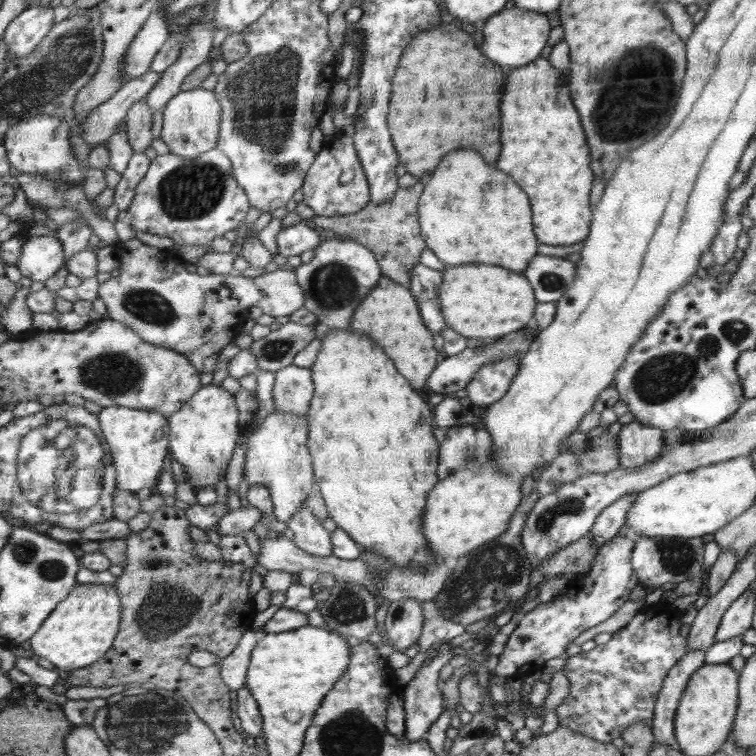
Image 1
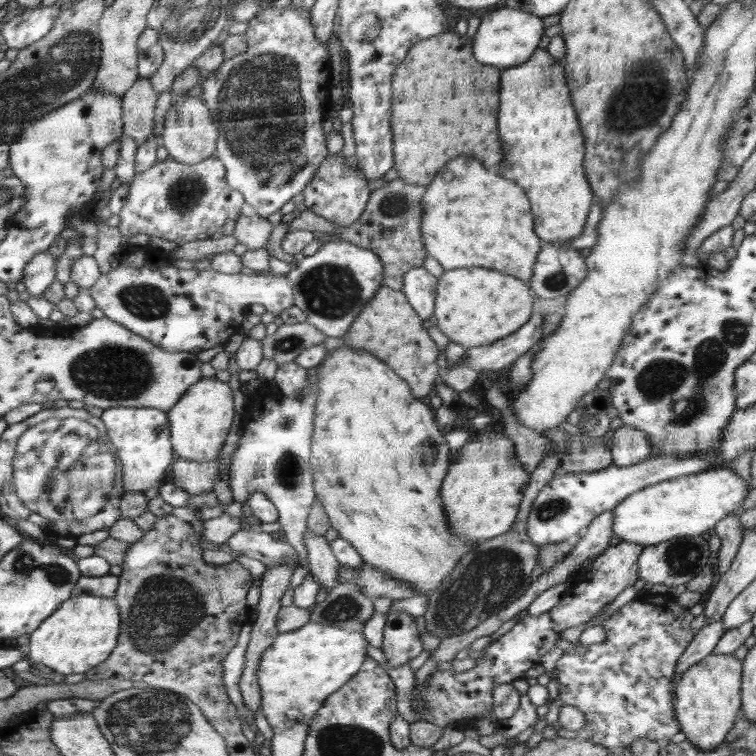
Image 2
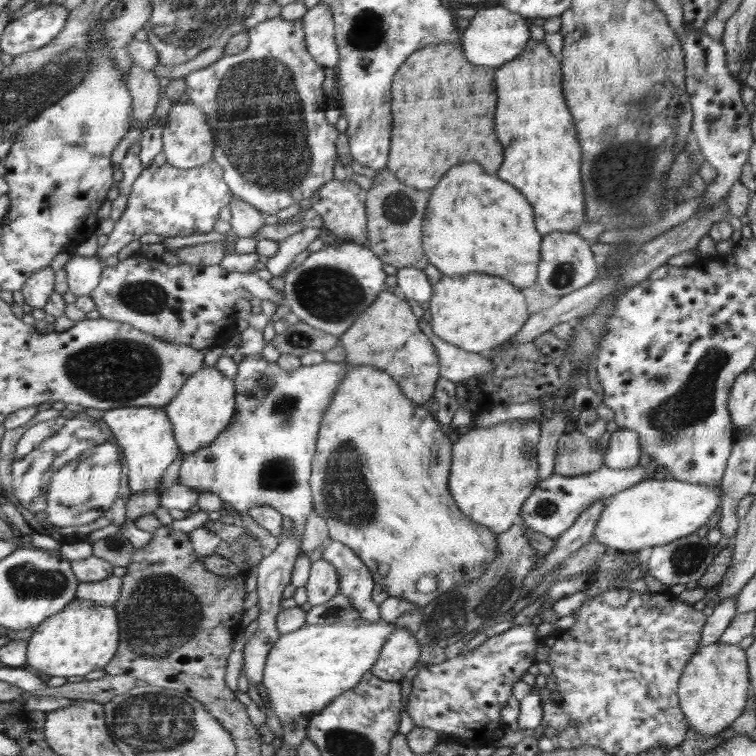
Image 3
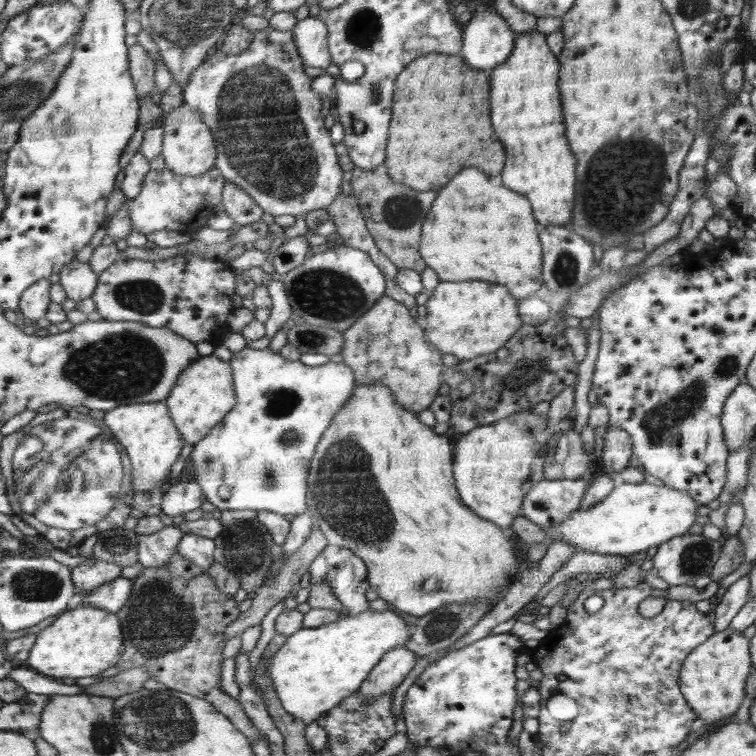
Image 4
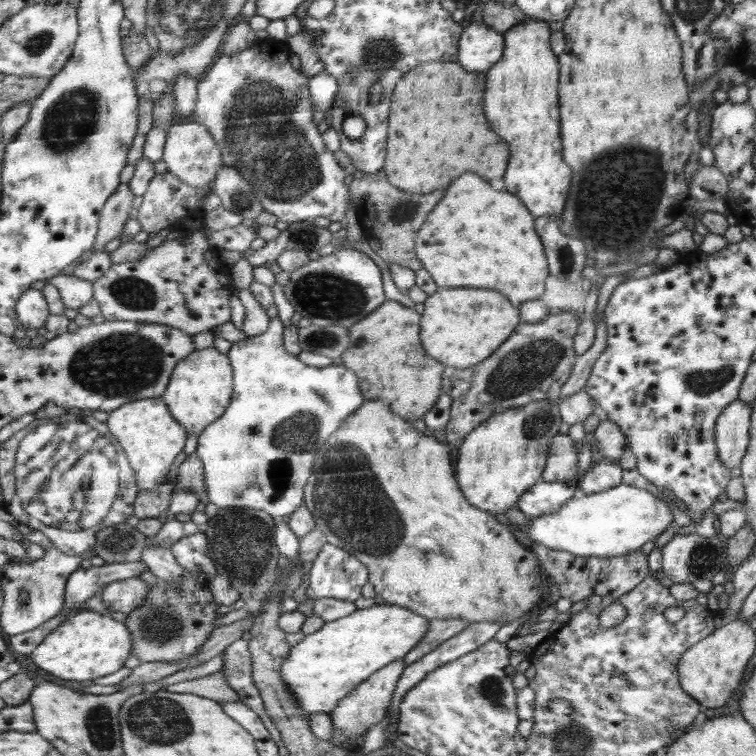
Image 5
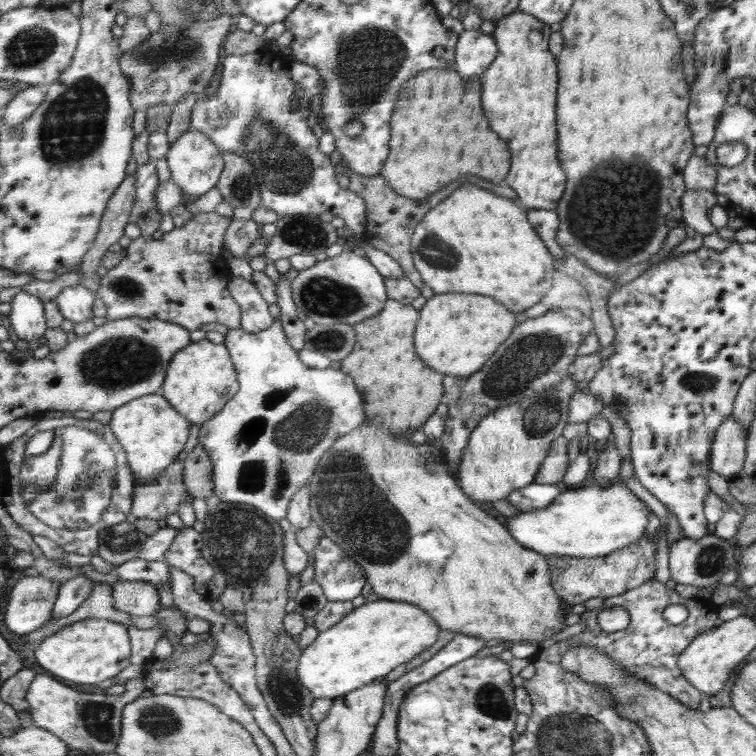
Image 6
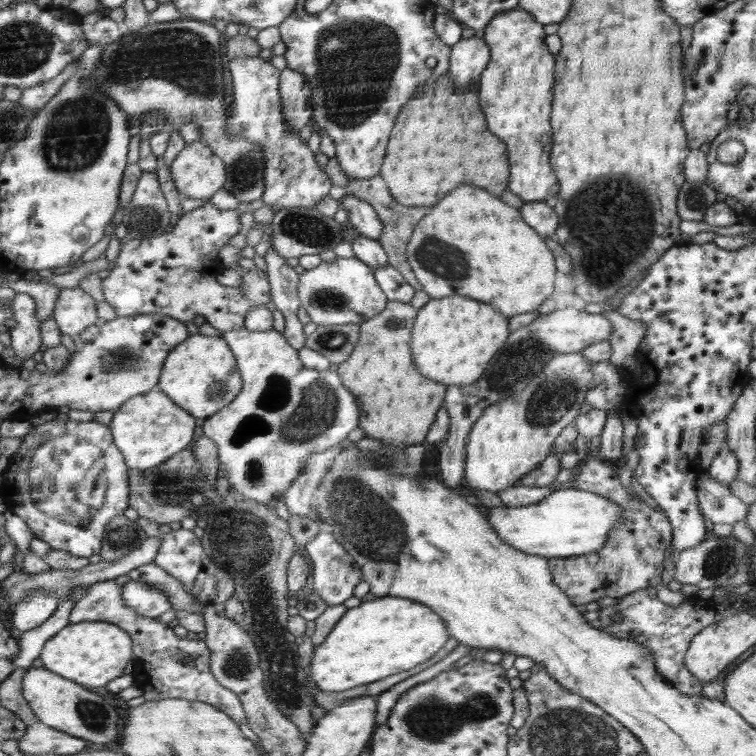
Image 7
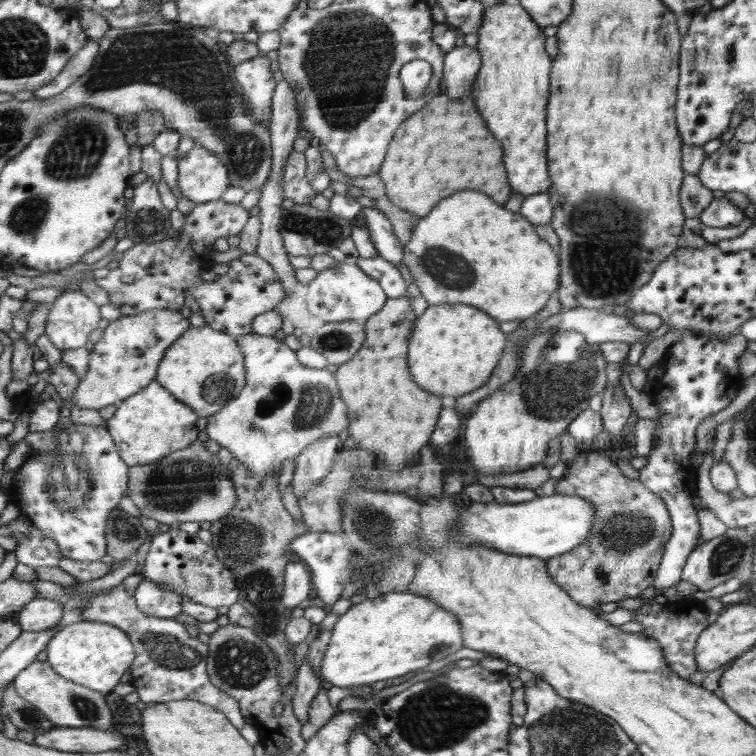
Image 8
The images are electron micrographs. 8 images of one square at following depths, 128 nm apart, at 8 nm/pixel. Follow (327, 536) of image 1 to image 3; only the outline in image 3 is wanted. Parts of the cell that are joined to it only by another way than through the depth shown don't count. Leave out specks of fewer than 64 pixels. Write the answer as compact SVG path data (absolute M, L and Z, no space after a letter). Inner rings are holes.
M326 559L316 560L309 572L305 587L308 589L307 601L310 606L322 604L339 593L338 571Z

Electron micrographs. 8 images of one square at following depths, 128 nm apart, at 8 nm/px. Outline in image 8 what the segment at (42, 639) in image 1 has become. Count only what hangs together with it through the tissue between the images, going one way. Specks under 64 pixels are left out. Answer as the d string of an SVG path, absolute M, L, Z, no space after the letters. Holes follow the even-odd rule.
M80 621L64 627L50 641L48 660L62 677L93 690L110 694L122 683L137 660L133 638L121 627L107 622Z

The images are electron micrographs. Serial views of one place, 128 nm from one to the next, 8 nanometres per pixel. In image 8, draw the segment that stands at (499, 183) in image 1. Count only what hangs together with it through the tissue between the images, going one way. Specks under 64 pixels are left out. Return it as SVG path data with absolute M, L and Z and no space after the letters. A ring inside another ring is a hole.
M476 190L452 194L438 210L435 208L427 216L420 217L411 240L404 246L402 264L414 277L414 284L429 305L462 302L494 314L500 322L524 320L538 314L561 286L559 256L553 247L544 242L534 232L534 226L520 214L498 206L490 196Z

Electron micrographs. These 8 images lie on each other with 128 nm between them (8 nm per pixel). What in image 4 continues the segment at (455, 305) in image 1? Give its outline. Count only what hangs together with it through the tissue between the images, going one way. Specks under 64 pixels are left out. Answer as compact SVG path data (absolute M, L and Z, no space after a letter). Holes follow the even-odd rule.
M440 281L429 296L426 316L426 337L441 354L452 353L460 362L502 349L524 324L520 315L520 300L510 294L508 287L487 281Z

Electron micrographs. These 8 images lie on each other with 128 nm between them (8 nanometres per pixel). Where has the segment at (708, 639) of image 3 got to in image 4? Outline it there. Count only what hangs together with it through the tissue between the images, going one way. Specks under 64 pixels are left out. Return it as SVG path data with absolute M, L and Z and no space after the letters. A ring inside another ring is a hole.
M745 575L727 588L722 600L713 612L715 617L714 626L717 627L717 632L728 629L732 624L733 618L744 608L746 602L750 600L751 584L750 578Z

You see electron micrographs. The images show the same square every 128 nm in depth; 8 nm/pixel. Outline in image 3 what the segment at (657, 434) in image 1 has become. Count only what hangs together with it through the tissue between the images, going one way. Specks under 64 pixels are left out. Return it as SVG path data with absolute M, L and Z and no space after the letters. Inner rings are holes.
M619 428L609 440L604 464L611 469L625 469L638 465L641 452L641 435L635 430Z

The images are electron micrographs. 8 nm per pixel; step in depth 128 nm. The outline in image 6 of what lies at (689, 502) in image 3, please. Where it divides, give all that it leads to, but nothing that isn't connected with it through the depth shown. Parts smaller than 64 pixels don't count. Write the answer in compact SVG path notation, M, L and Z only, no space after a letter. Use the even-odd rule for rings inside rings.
M622 481L614 482L609 488L590 486L582 489L566 489L556 501L542 510L521 511L516 516L506 518L510 534L522 546L538 551L543 555L560 555L566 557L596 558L606 554L616 553L617 550L630 546L633 542L640 541L644 530L650 520L650 508L636 494L632 494L627 484Z

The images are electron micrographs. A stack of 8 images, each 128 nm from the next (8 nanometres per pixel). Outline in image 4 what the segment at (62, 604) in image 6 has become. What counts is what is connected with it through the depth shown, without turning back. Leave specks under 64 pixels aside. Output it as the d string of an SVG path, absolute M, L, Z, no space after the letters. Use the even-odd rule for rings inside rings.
M90 556L74 567L73 579L77 583L78 596L88 595L100 586L122 577L122 565Z

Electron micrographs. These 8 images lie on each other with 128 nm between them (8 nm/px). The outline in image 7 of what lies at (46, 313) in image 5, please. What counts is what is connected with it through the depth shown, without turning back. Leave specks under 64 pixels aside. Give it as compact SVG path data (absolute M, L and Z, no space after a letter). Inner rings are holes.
M17 293L12 300L17 325L11 330L13 348L23 362L34 358L34 354L44 346L43 324L38 317L37 299L32 294Z

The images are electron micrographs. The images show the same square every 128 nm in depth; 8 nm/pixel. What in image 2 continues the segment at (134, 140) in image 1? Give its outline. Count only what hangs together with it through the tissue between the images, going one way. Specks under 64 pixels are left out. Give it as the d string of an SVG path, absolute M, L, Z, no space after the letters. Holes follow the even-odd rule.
M144 76L125 94L125 134L140 145L154 134L159 96L154 82Z

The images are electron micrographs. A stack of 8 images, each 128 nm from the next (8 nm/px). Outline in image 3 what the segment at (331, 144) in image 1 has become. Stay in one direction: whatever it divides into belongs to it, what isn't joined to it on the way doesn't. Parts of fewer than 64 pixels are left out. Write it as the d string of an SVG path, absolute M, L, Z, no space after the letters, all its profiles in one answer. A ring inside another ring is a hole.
M349 179L328 181L309 200L310 209L313 209L322 217L323 227L344 242L354 242L366 247L366 242L368 242L368 218L365 212L368 209L368 192L355 181Z

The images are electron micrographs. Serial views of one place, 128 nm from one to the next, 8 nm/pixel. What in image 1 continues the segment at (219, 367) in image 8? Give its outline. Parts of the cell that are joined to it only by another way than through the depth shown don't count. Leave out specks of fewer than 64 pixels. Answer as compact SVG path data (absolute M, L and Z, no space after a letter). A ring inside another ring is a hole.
M210 384L197 391L184 408L169 417L171 420L171 450L174 458L186 466L193 488L215 487L225 481L228 462L232 460L238 440L238 410L234 398L222 386Z

